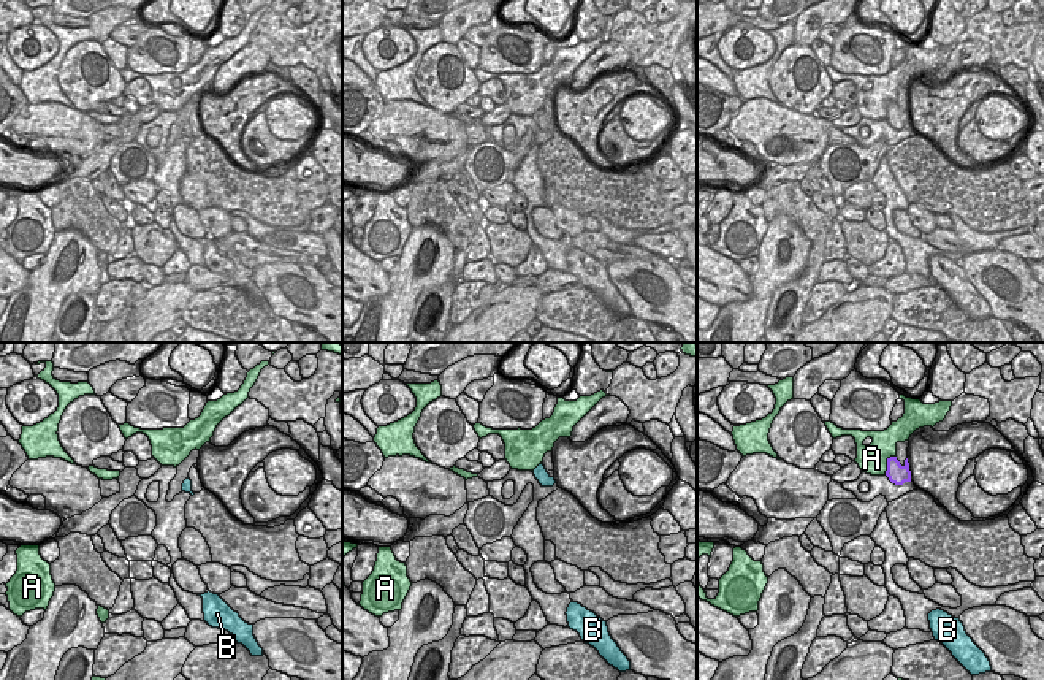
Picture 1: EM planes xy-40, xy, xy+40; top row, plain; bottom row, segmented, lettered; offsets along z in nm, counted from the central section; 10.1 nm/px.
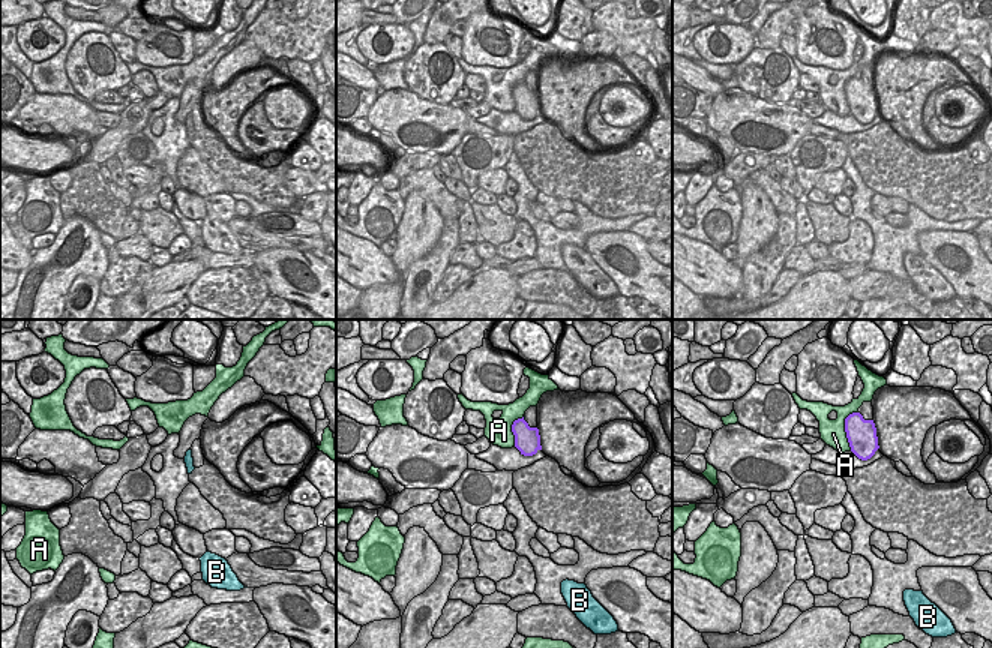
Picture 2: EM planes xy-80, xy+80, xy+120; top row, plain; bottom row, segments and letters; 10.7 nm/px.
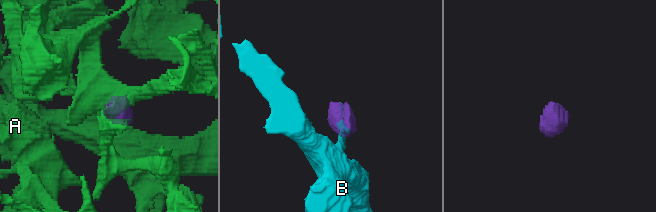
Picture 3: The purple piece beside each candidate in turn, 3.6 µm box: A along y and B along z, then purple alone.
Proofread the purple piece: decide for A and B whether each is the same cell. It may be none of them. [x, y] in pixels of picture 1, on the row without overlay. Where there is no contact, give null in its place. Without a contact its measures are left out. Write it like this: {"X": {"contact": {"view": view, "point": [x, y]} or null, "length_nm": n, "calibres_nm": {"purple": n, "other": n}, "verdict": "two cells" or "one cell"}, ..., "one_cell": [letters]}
{"A": {"contact": {"view": "xy+40", "point": [887, 108]}, "length_nm": 220, "calibres_nm": {"purple": 200, "other": 300}, "verdict": "two cells"}, "B": {"contact": null, "verdict": "one cell"}, "one_cell": ["B"]}

